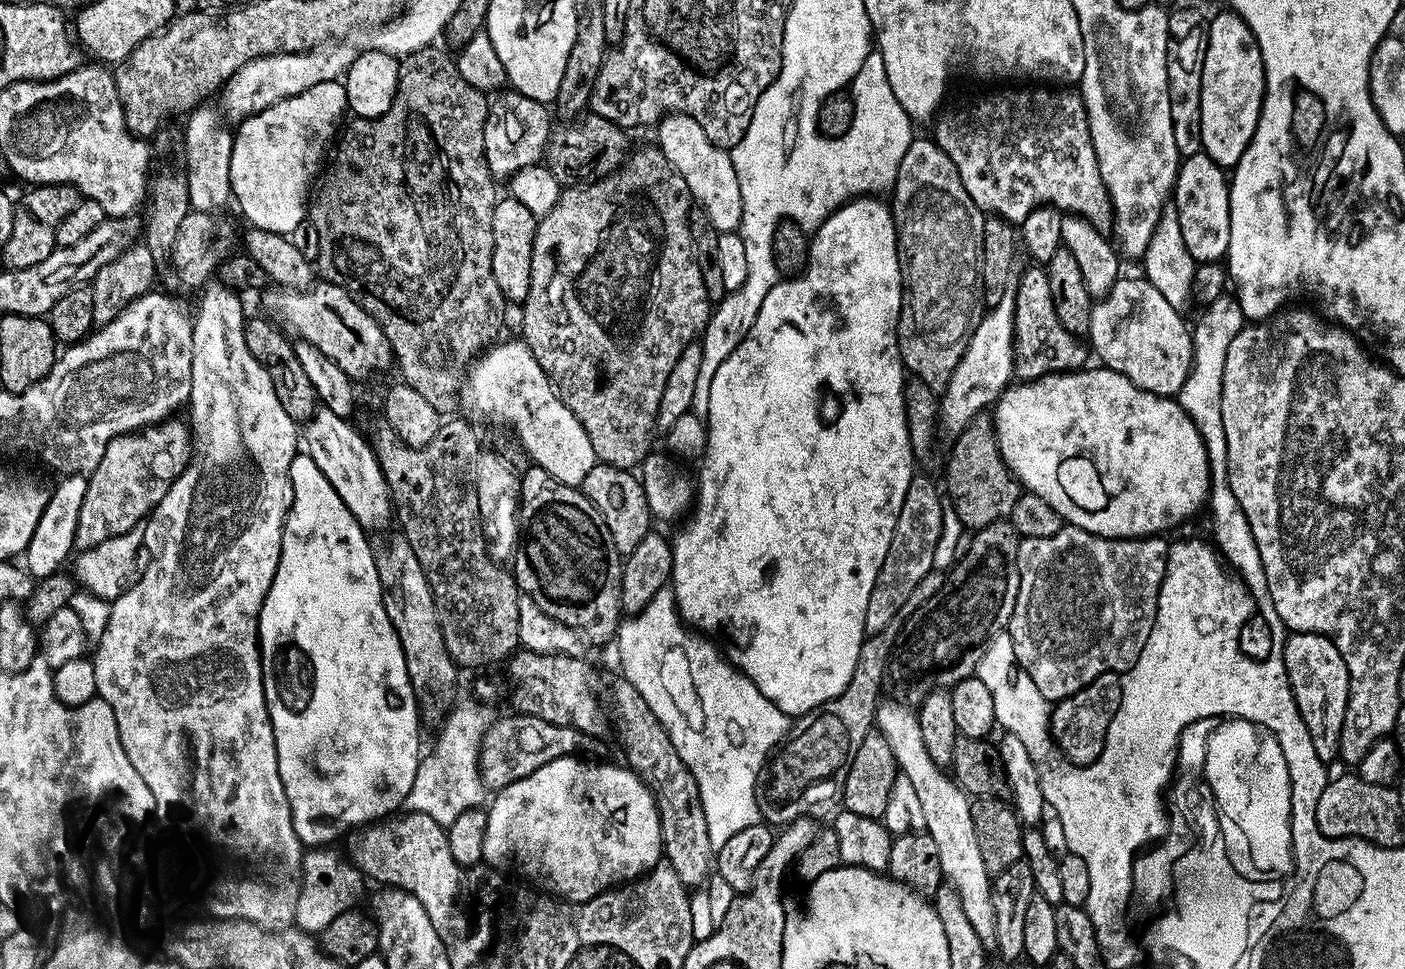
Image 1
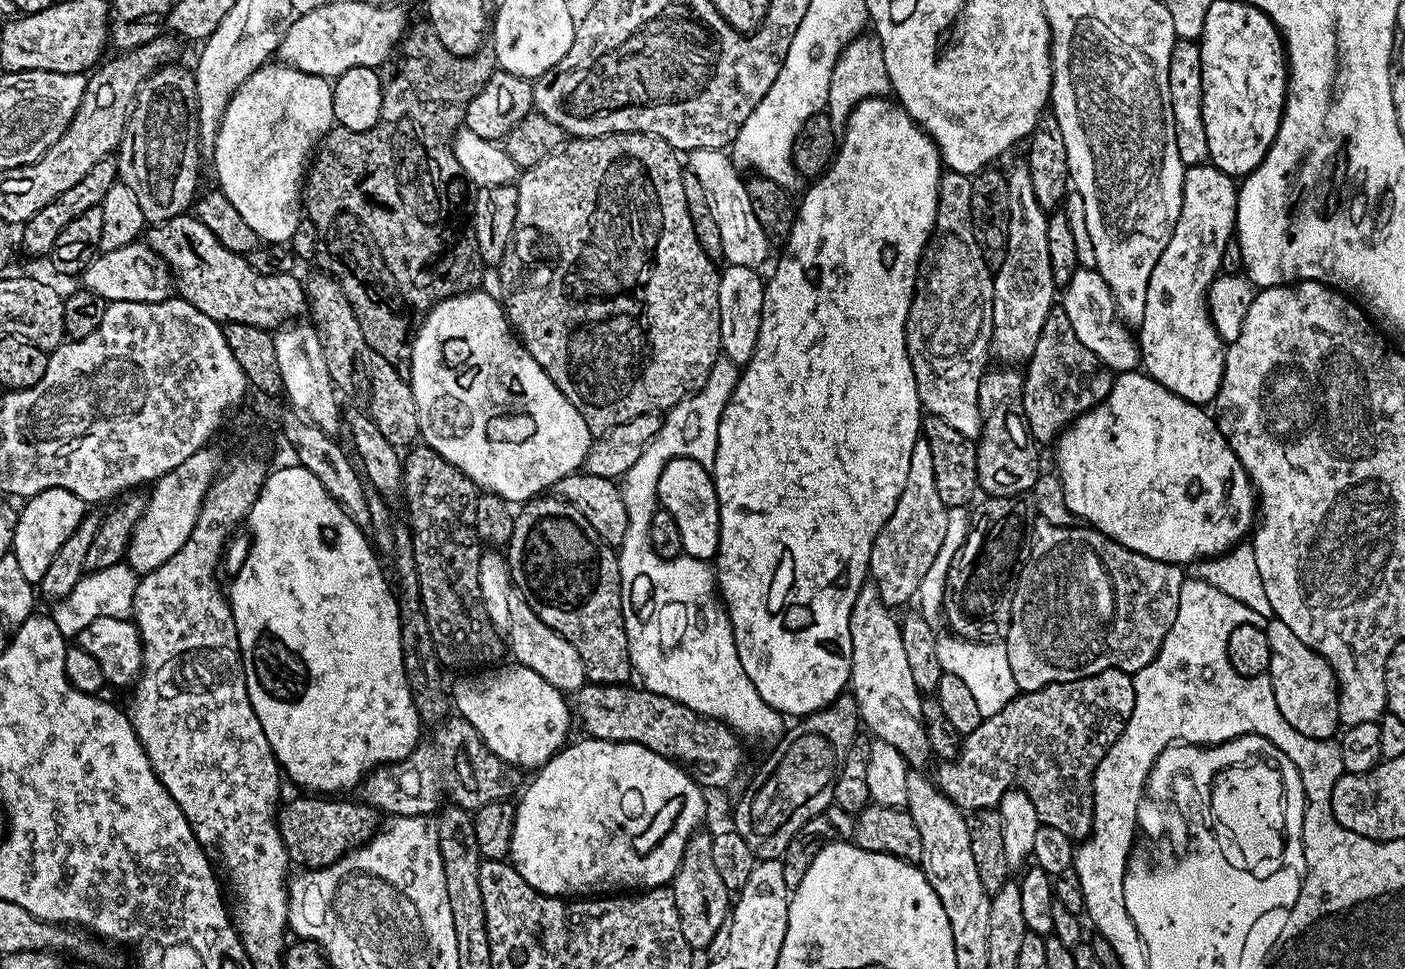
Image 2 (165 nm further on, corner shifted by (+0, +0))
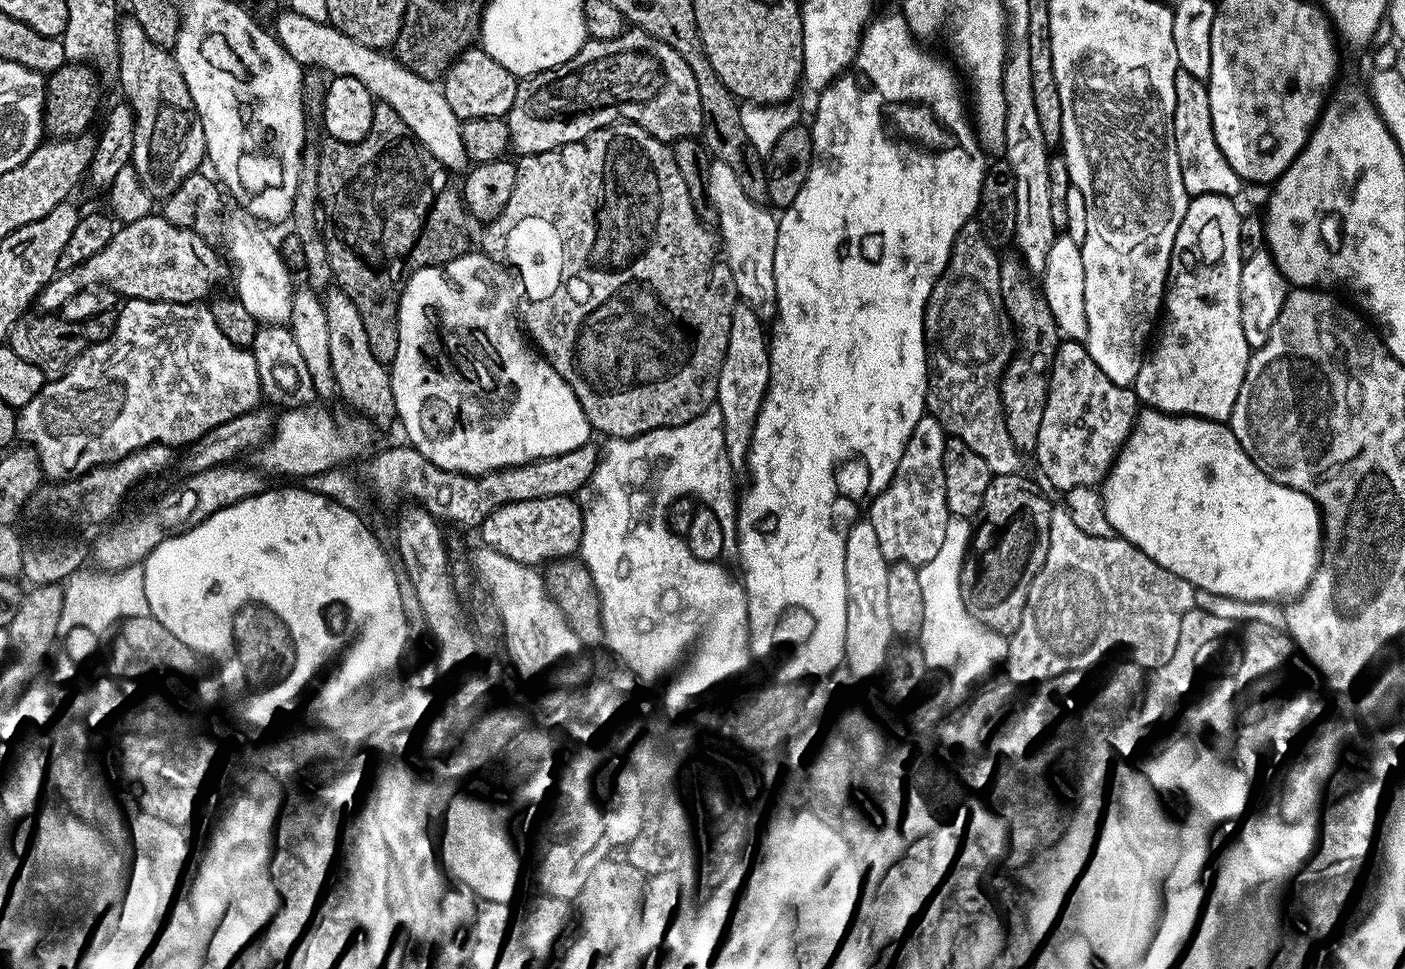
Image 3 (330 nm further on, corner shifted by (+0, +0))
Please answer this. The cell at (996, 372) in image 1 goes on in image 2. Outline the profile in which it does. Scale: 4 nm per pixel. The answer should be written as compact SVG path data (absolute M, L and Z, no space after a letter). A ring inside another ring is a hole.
M1020 166L1007 173L1010 192L1010 226L1005 262L994 274L994 310L992 311L992 342L990 352L997 361L1008 366L1023 365L1038 346L1038 334L1046 326L1046 318L1058 296L1058 285L1050 270L1050 250L1046 246L1049 213L1038 206L1034 186L1030 186L1027 167Z

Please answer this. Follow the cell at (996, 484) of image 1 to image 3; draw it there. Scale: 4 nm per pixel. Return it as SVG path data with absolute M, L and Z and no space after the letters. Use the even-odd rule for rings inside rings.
M1006 254L1000 256L1000 297L1004 303L1004 314L1009 321L1016 323L1016 336L1024 344L1044 344L1036 352L1036 356L1015 356L1008 361L1008 366L1000 377L1000 397L1006 418L1006 430L1010 430L1010 438L1021 454L1035 453L1038 442L1038 426L1042 426L1042 410L1048 397L1048 374L1050 361L1054 358L1057 346L1062 339L1060 330L1054 322L1054 314L1050 314L1050 306L1046 302L1043 291L1032 285L1033 277L1019 255Z

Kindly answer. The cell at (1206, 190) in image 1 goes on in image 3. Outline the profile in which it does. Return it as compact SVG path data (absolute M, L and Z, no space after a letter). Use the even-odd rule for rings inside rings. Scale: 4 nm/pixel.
M1193 196L1189 199L1188 209L1182 218L1182 226L1178 226L1162 301L1162 308L1166 313L1163 317L1164 325L1162 320L1155 337L1156 345L1154 340L1138 370L1134 385L1137 401L1141 405L1156 409L1157 412L1200 416L1204 420L1224 422L1231 417L1234 402L1238 402L1238 390L1242 390L1242 378L1246 378L1246 366L1253 349L1249 348L1246 334L1242 330L1240 283L1244 261L1239 256L1238 238L1242 212L1241 209L1236 209L1236 203L1231 196Z

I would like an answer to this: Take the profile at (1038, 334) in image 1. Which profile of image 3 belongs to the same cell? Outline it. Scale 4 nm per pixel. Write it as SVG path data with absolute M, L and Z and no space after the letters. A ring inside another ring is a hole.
M1061 339L1060 345L1056 348L1054 358L1050 361L1050 371L1048 374L1048 397L1046 398L1046 406L1042 410L1042 426L1038 426L1038 442L1034 459L1040 467L1040 472L1053 484L1056 488L1061 488L1061 493L1067 494L1074 486L1096 486L1103 481L1108 475L1108 471L1112 469L1112 465L1116 462L1116 456L1127 442L1128 437L1132 435L1132 425L1135 424L1138 415L1138 401L1135 391L1131 387L1123 388L1114 382L1110 382L1110 378L1106 378L1106 374L1102 374L1102 370L1098 370L1098 362L1094 362L1094 358L1090 358L1088 349L1084 347L1079 340Z

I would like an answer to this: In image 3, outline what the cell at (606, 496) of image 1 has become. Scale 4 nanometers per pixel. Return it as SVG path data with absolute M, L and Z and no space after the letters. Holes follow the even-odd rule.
M555 496L510 502L494 510L480 525L478 535L487 547L506 554L506 558L514 558L514 562L544 566L554 560L575 557L580 550L583 529L579 503L570 496Z

